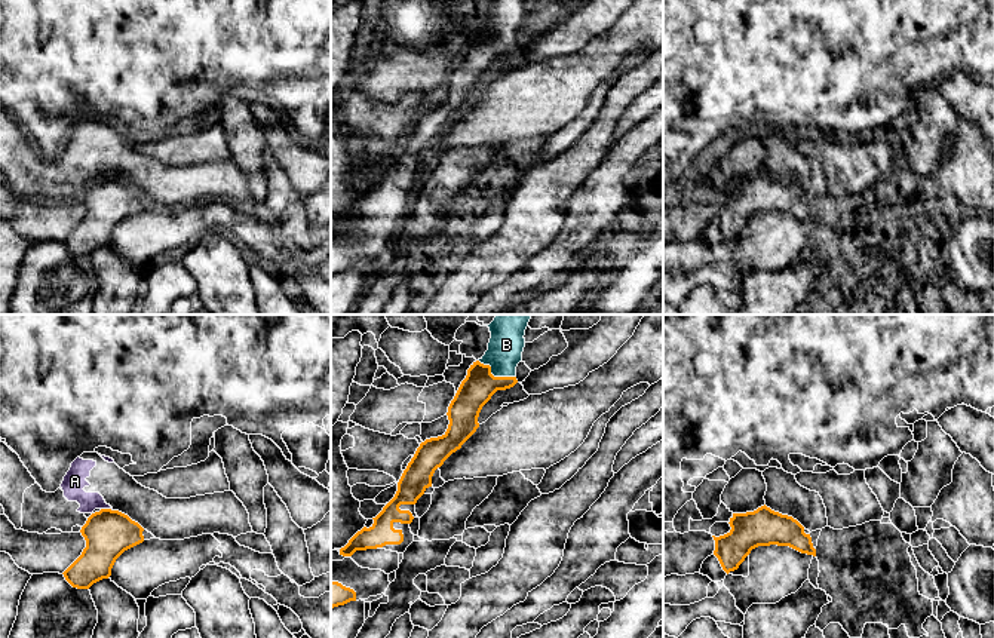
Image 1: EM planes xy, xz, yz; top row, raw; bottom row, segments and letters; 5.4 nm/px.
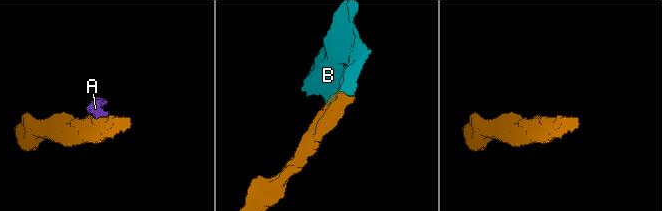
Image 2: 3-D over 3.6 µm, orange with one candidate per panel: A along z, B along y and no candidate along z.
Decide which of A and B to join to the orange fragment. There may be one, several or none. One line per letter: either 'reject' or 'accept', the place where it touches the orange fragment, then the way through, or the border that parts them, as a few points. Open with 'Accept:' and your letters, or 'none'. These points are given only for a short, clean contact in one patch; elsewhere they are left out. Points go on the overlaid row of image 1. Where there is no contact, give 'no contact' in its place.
Accept: B
A: reject; contact xy (107, 509); border xy (101, 508), (112, 511)
B: accept; contact xz (493, 376); way xz (479, 385), (493, 376), (506, 344)

